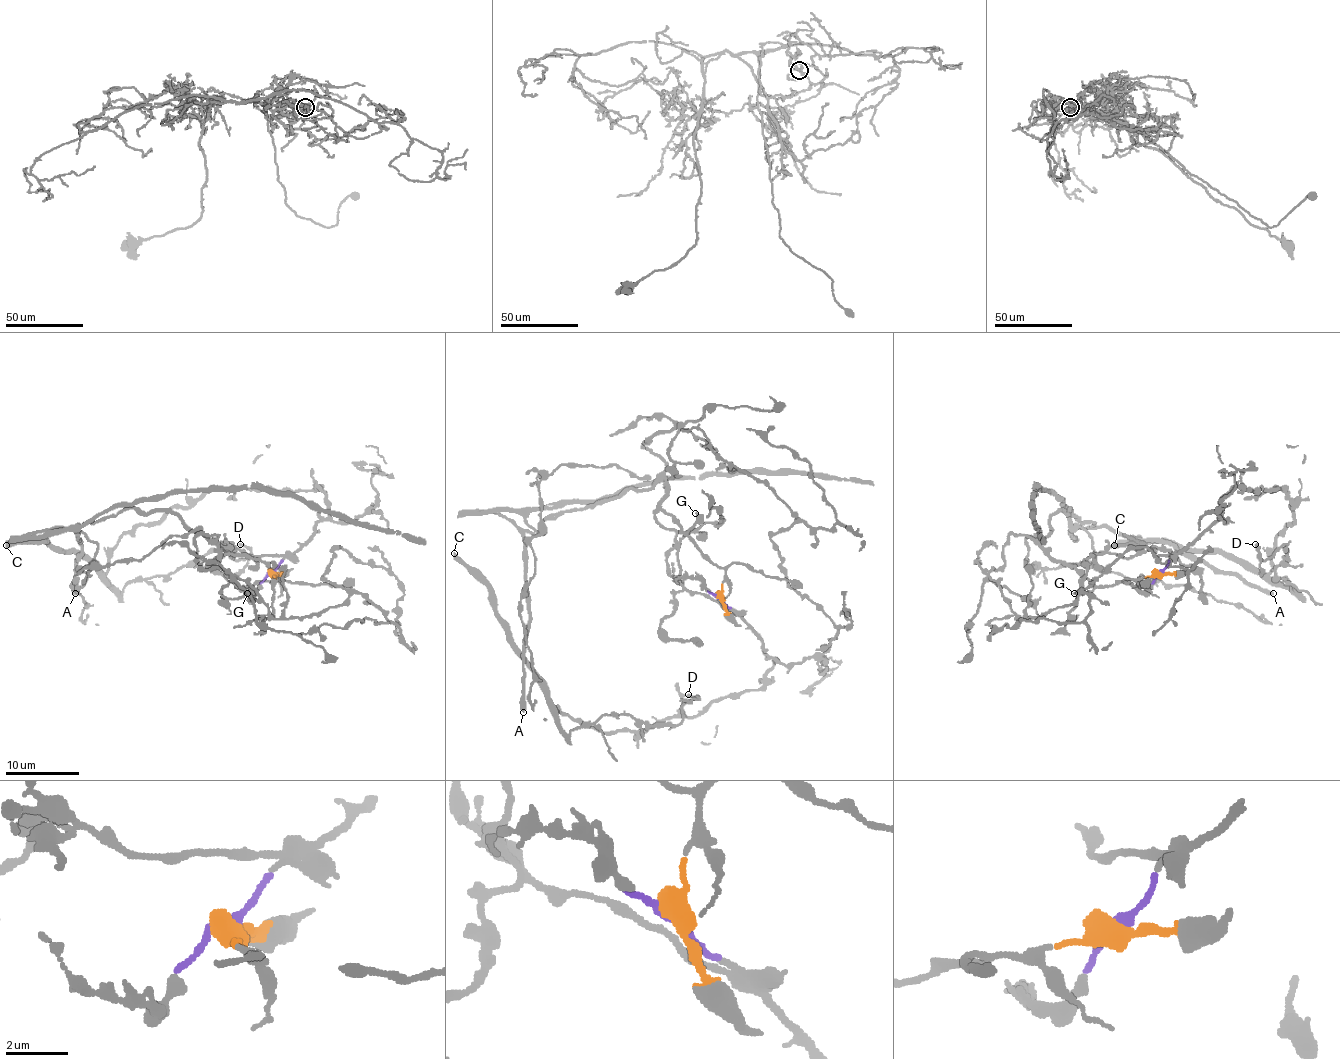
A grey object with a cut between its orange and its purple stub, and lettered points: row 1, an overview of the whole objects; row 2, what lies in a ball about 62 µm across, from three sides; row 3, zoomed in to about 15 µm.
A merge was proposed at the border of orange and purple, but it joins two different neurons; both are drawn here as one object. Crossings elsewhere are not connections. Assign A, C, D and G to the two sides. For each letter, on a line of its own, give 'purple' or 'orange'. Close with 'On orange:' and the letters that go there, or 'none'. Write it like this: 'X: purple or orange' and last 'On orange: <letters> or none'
A: orange
C: purple
D: purple
G: orange
On orange: A, G

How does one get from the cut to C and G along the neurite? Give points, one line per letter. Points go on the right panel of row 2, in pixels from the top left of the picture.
C: (1160, 572), (1236, 486), (1290, 498), (1293, 522), (1268, 573), (1173, 542), (1114, 546)
G: (1160, 572), (1073, 594)

